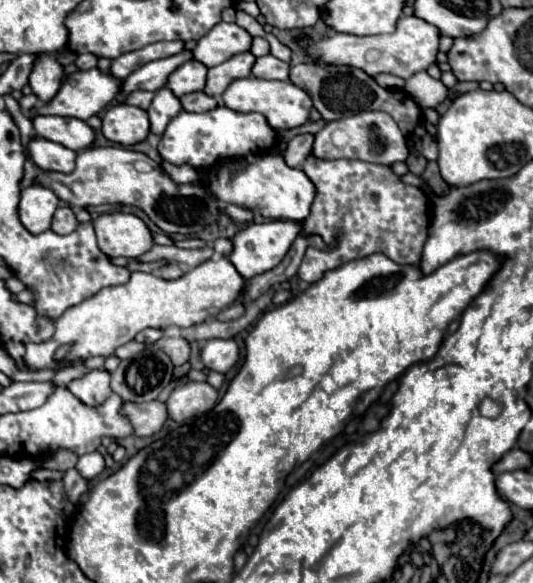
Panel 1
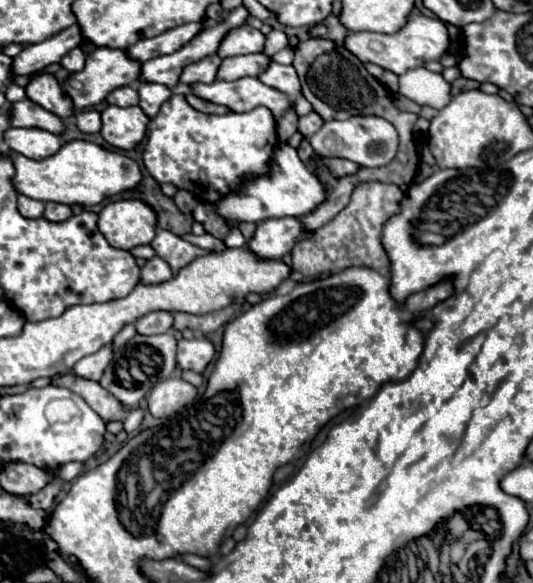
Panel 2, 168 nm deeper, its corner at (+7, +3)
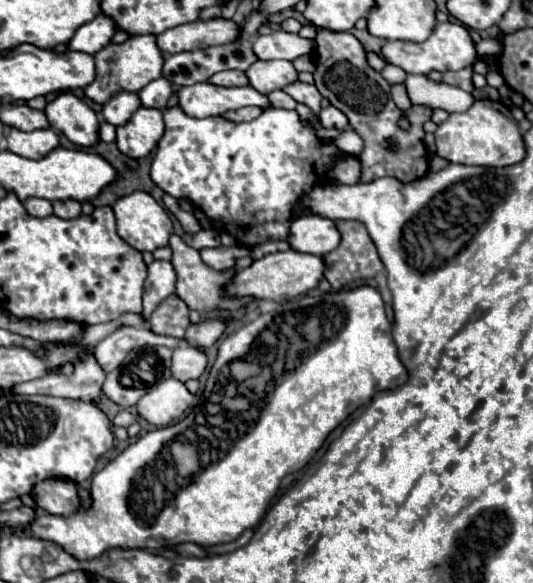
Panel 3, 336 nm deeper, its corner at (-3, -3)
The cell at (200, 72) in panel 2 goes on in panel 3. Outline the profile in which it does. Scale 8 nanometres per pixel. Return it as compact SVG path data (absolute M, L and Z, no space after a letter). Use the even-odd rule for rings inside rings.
M241 70L217 72L209 82L211 82L211 84L217 84L217 86L249 86L247 74L241 72Z

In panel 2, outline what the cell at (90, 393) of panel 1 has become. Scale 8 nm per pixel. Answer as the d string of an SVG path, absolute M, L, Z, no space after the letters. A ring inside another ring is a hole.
M111 346L101 348L99 352L81 358L75 366L73 366L73 374L81 376L83 380L101 380L101 372L105 372L109 360L113 358L113 350Z

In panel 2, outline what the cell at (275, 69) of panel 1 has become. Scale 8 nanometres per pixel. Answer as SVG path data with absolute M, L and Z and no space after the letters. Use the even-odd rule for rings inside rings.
M269 62L269 66L259 74L259 80L271 88L285 92L287 96L297 96L301 92L301 86L299 86L293 66Z

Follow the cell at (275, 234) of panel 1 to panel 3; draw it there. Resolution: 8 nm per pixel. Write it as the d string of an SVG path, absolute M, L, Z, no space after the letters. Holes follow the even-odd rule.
M309 214L309 216L299 216L291 224L291 234L287 240L291 248L297 252L323 256L339 246L341 234L337 230L335 220Z

